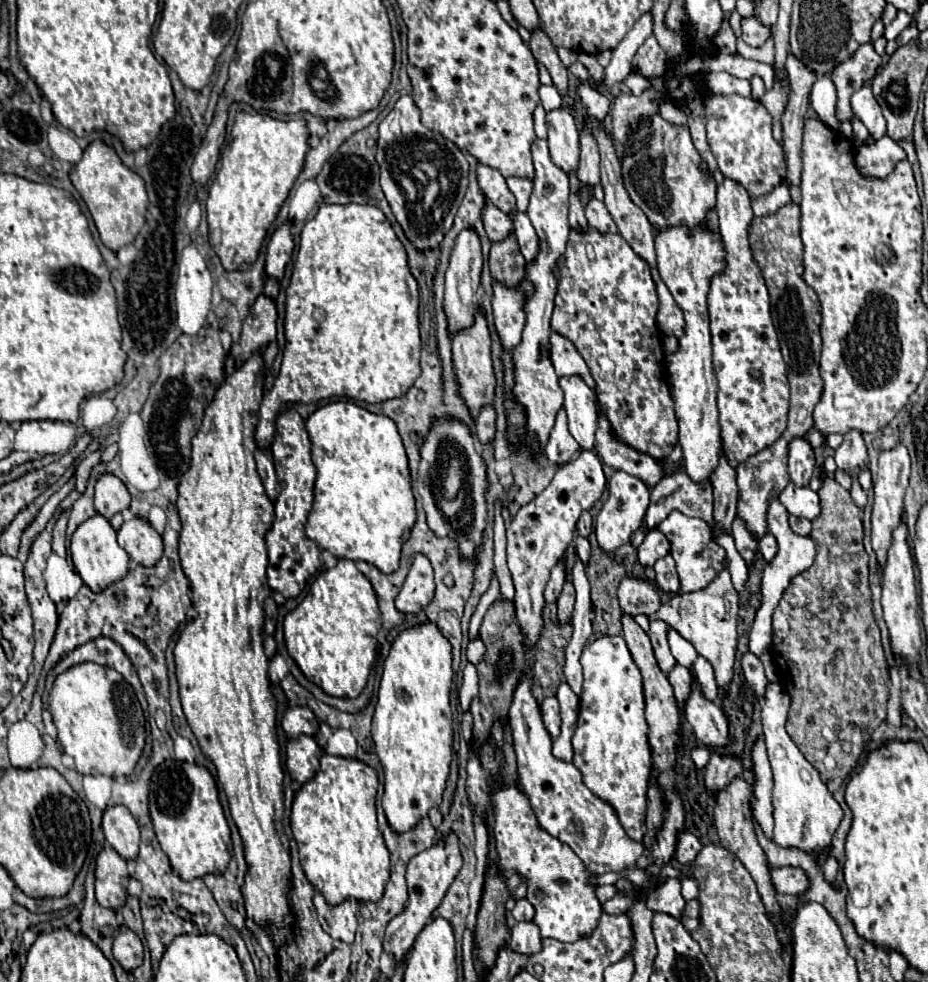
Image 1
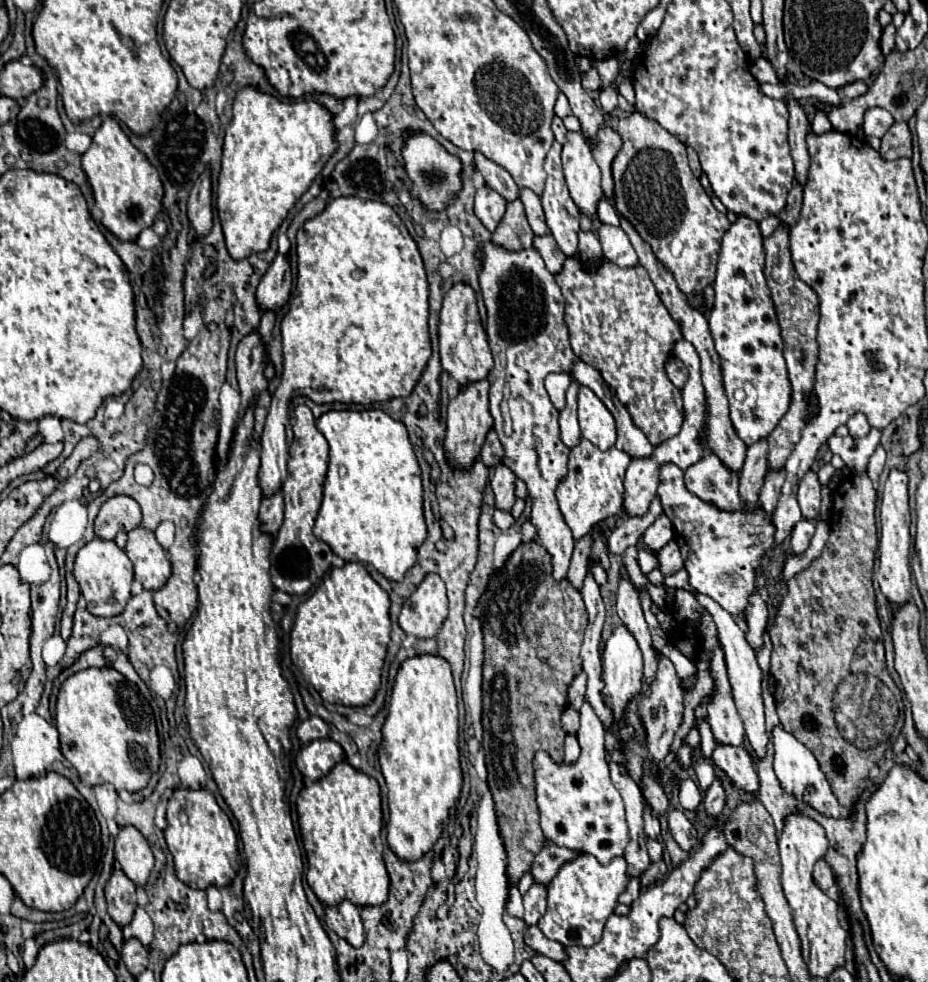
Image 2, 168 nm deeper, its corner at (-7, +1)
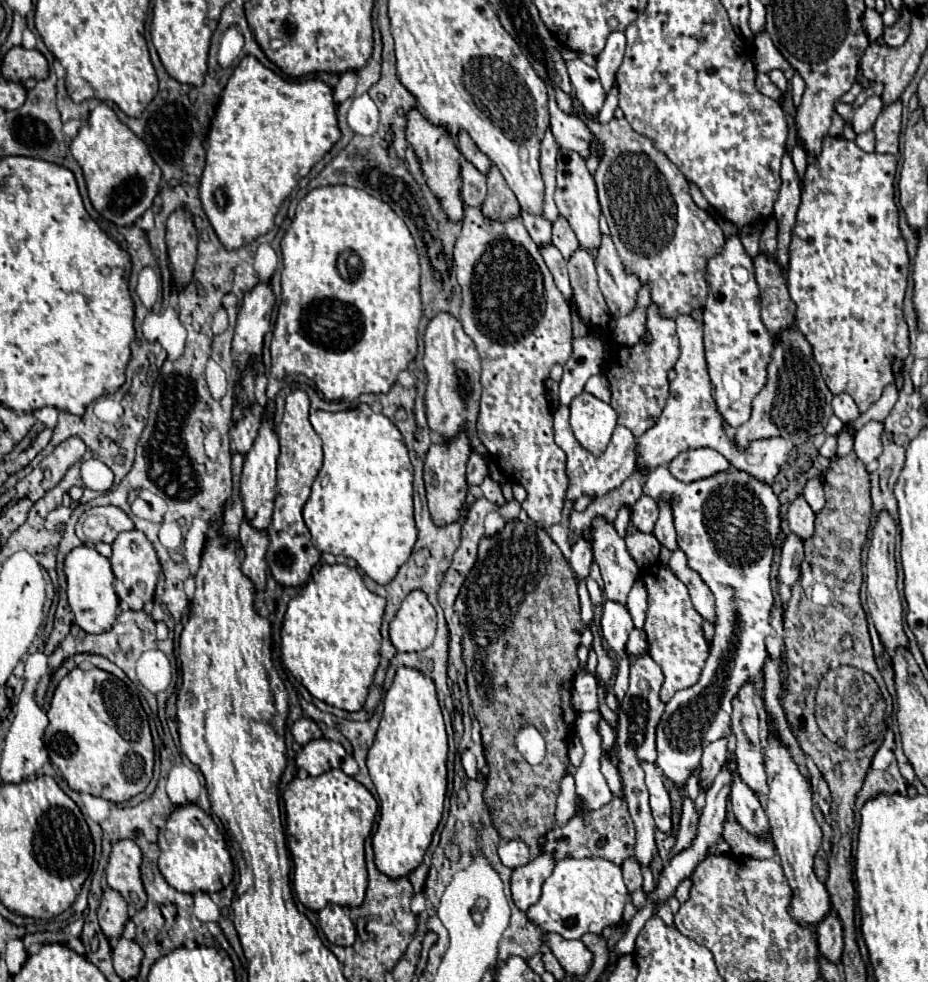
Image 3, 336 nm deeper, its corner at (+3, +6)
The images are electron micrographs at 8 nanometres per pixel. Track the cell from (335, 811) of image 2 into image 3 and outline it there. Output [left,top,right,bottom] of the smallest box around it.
[284,768,378,910]

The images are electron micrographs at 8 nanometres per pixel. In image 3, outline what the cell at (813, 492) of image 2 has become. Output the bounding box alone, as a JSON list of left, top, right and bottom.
[788,496,816,540]

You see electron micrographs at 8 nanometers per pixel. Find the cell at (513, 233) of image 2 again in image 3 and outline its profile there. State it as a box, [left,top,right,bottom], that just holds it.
[482,166,520,222]

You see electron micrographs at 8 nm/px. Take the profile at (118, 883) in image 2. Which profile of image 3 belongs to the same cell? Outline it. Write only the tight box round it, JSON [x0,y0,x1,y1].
[98,888,128,938]

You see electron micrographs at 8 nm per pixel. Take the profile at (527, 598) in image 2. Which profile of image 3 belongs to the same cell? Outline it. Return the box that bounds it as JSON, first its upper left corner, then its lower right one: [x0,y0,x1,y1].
[454,520,582,850]

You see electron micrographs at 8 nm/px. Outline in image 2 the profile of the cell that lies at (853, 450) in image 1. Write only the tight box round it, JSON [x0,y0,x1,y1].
[848,413,870,437]

